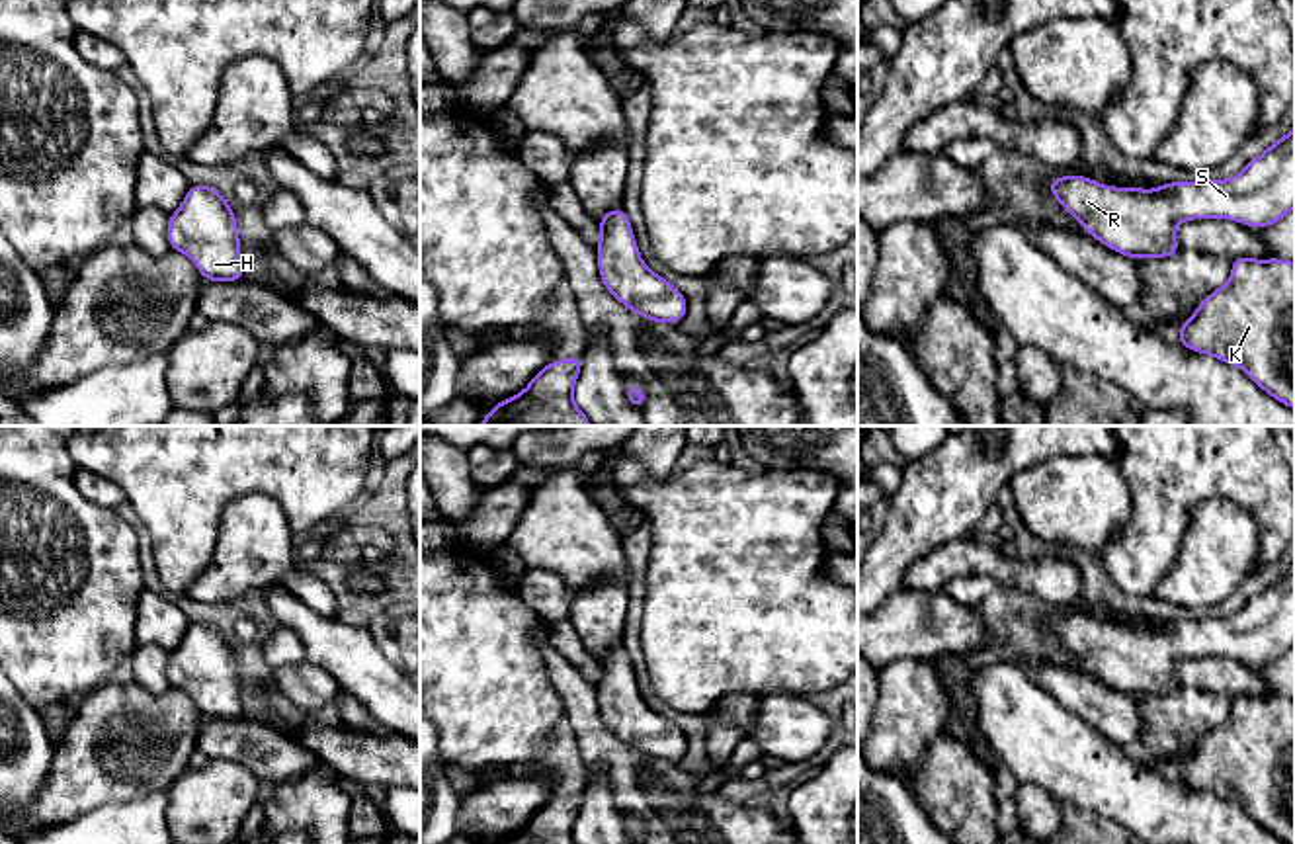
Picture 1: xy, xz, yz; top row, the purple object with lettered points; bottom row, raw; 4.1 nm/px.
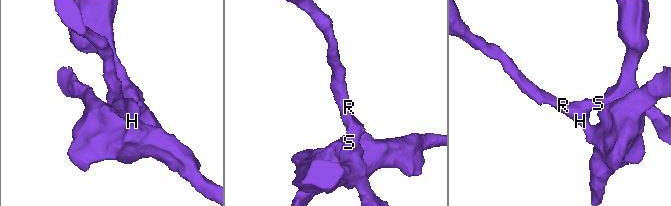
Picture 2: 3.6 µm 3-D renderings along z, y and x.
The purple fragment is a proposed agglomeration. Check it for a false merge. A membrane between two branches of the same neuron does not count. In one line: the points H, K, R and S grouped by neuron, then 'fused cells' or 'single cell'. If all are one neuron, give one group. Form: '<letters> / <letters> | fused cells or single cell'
H K R S | single cell

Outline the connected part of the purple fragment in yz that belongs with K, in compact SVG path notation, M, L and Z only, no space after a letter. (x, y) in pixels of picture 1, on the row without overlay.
M1231 699L1231 717L1182 760L1176 780L1238 803L1264 830L1295 844L1295 699Z

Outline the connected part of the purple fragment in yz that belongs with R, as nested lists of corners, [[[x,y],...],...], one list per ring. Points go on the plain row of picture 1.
[[[1295,565],[1279,574],[1260,594],[1248,598],[1240,612],[1229,617],[1197,617],[1197,619],[1174,619],[1162,621],[1152,629],[1143,625],[1111,625],[1098,621],[1086,613],[1063,613],[1049,619],[1049,627],[1055,637],[1065,645],[1068,653],[1080,658],[1084,668],[1104,680],[1107,686],[1127,696],[1168,696],[1180,690],[1174,666],[1182,658],[1190,656],[1232,656],[1246,664],[1270,664],[1281,658],[1291,647],[1295,647]]]

